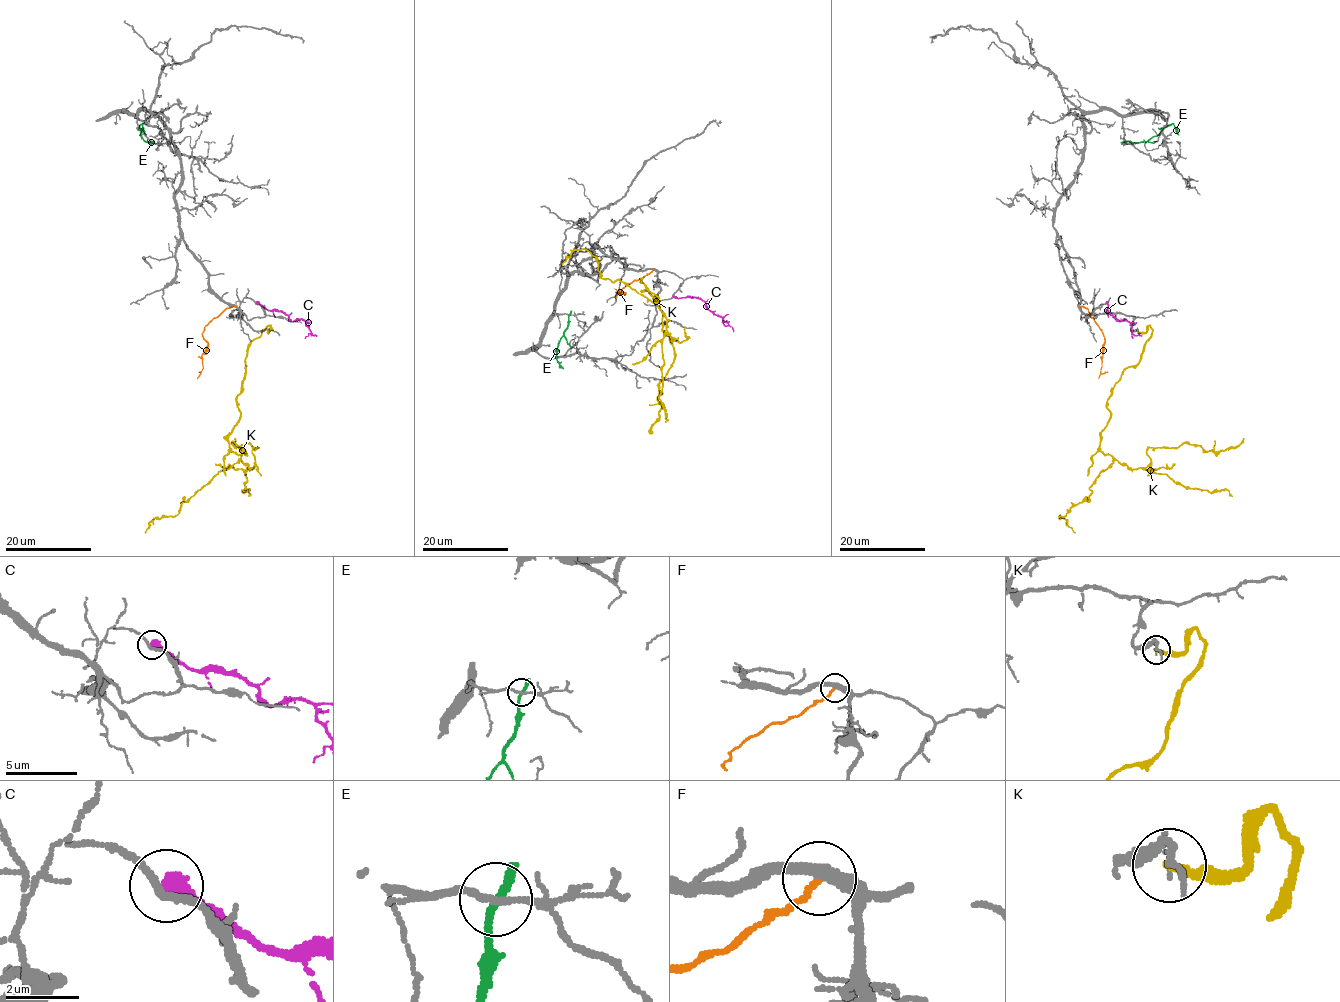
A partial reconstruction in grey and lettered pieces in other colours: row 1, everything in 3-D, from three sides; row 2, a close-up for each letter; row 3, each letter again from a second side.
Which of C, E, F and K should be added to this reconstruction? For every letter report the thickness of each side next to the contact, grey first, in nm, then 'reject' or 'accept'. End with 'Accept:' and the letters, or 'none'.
C: 200/400 nm | reject
E: 180/280 nm | reject
F: 340/180 nm | reject
K: 120/240 nm | reject
Accept: none

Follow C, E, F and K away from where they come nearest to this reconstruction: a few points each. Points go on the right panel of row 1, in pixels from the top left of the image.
C: (1106, 302), (1107, 311), (1120, 321), (1127, 319), (1133, 333), (1142, 336)
E: (1124, 141), (1147, 141), (1168, 125), (1174, 125), (1178, 135)
F: (1079, 306), (1088, 310), (1105, 340), (1099, 379)
K: (1137, 331), (1152, 330), (1107, 400), (1100, 449), (1143, 468), (1149, 447), (1219, 452), (1244, 438)

